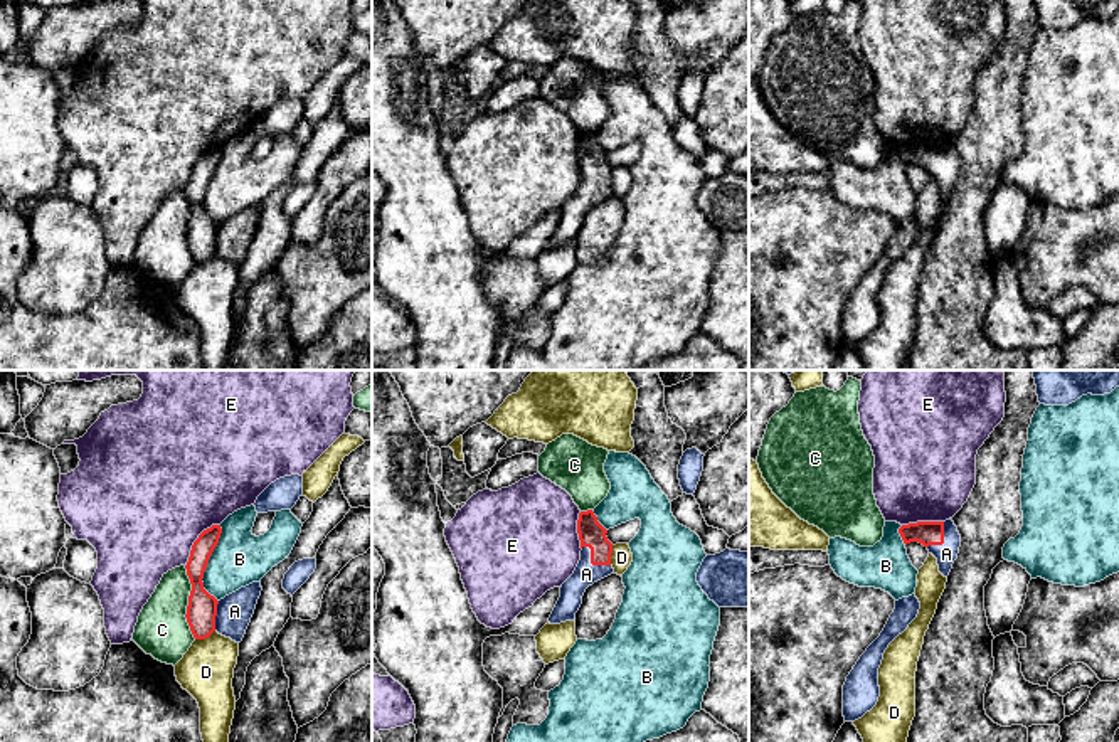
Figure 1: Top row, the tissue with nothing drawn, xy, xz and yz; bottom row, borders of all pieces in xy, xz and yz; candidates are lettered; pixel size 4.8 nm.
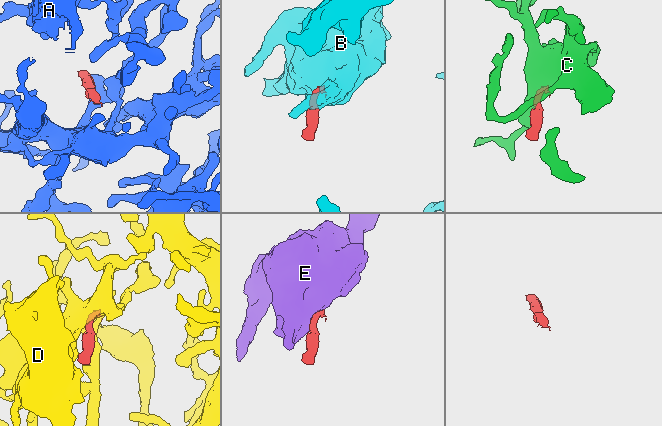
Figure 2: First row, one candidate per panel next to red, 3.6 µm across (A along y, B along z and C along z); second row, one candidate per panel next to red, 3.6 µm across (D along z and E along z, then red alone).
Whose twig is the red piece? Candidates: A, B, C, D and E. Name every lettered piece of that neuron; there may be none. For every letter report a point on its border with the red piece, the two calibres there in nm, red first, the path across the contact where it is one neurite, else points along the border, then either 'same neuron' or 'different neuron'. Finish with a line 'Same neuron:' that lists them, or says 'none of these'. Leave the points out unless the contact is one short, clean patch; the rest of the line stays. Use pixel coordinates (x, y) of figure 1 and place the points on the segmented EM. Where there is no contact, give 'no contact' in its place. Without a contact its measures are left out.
A: meets red in xz at (591, 561); 130 nm thick on the red side, 110 nm on the other; same neuron
B: meets red in xy at (207, 562); 140 nm thick on the red side, 260 nm on the other; border along xy (221, 525), (217, 545), (202, 579), (202, 586), (217, 601); different neuron
C: meets red in xy at (189, 603); 140 nm thick on the red side, 260 nm on the other; different neuron
D: meets red in xy at (204, 638); 140 nm thick on the red side, 260 nm on the other; different neuron
E: meets red in xy at (196, 540); 100 nm thick on the red side, 500 nm on the other; border along xy (219, 524), (214, 524), (199, 535), (185, 566); different neuron
Same neuron: A

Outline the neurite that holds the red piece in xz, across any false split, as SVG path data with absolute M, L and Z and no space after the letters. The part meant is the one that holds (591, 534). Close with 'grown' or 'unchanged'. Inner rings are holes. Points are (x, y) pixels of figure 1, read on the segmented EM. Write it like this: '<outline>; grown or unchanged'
M592 510L579 513L577 533L582 549L581 560L574 574L560 587L560 597L549 617L550 624L574 621L586 589L614 574L611 565L613 543Z; grown

